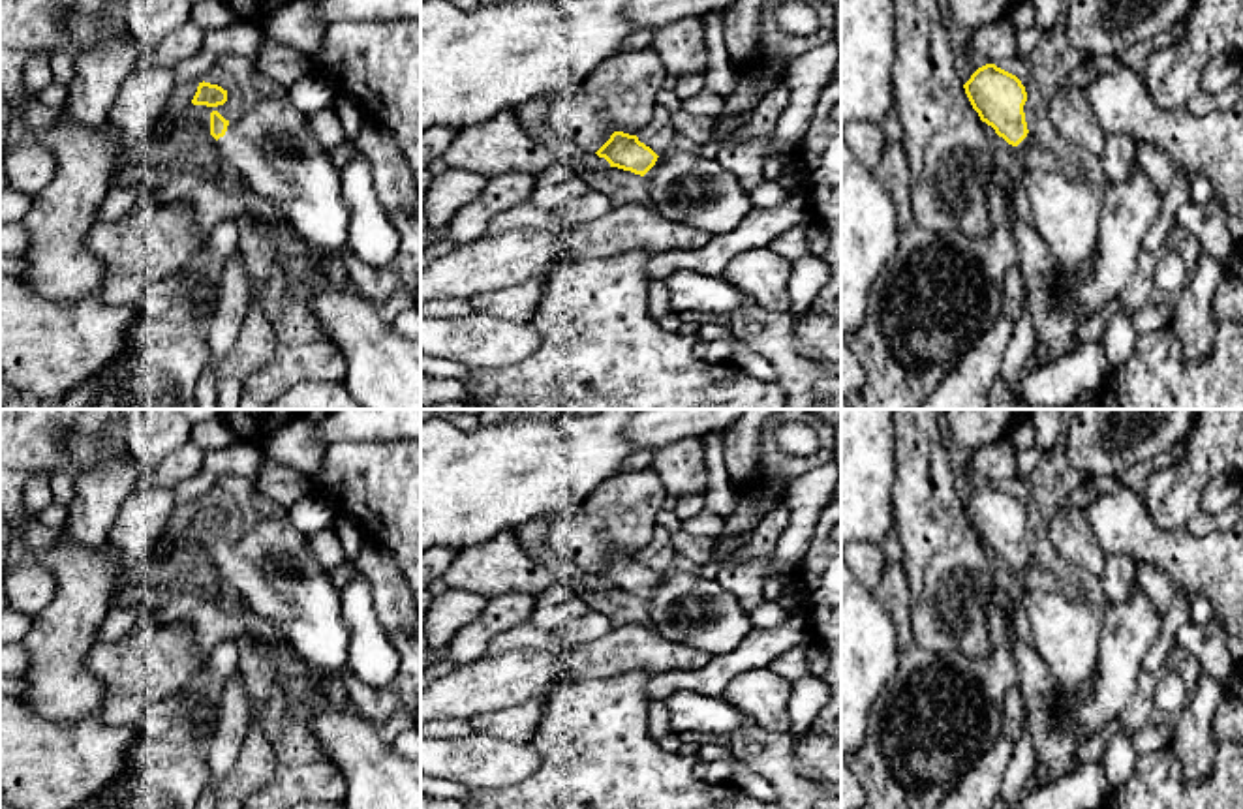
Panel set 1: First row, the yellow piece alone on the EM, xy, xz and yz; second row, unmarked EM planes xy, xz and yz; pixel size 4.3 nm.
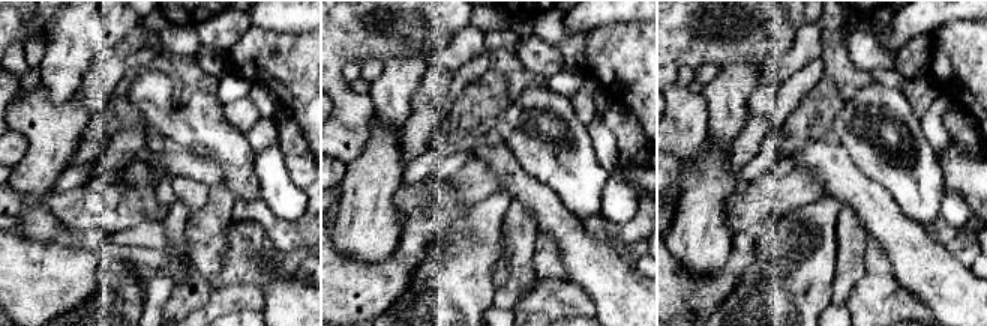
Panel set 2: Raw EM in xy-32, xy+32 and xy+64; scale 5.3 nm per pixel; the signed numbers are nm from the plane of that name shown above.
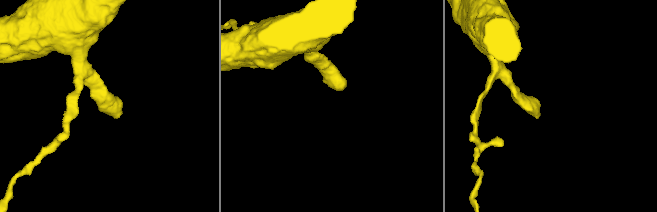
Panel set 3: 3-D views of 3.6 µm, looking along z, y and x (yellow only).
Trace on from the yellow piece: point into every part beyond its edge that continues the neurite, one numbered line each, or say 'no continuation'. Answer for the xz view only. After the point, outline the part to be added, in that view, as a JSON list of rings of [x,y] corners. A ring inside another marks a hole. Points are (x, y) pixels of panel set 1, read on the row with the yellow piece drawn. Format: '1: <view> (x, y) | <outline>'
1: xz (695, 190) | [[[712,150],[663,154],[644,180],[650,205],[661,216],[712,237],[734,229],[753,208],[738,176],[719,163]]]

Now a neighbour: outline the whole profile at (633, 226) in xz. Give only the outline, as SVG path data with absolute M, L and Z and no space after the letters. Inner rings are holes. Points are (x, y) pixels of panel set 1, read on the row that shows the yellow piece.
M652 205L612 206L605 216L569 229L563 261L605 257L631 250L674 252L702 248L710 233L667 220Z

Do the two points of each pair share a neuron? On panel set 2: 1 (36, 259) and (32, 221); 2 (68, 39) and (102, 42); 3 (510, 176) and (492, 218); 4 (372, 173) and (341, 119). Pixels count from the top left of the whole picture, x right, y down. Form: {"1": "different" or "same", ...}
{"1": "different", "2": "different", "3": "different", "4": "different"}

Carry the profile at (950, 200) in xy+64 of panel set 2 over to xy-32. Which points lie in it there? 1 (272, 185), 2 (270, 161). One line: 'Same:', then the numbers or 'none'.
Same: 1, 2

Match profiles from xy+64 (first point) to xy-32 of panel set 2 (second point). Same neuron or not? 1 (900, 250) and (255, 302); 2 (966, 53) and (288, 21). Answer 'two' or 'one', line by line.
1: two
2: two

